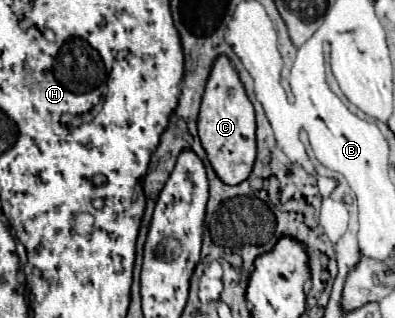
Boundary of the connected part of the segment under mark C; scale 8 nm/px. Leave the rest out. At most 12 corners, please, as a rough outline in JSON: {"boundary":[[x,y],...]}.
{"boundary":[[213,62],[197,128],[225,184],[251,174],[255,110],[237,70]]}

